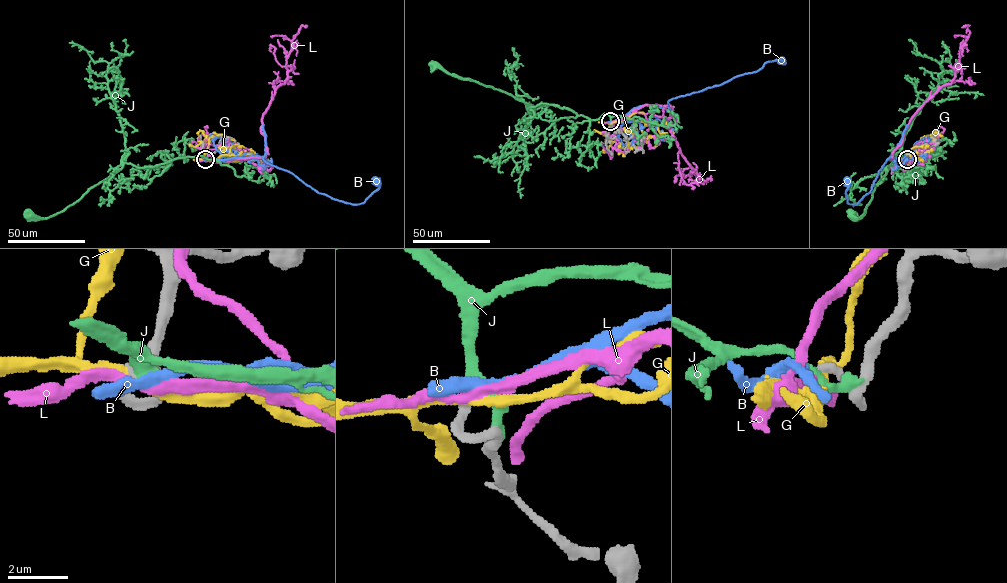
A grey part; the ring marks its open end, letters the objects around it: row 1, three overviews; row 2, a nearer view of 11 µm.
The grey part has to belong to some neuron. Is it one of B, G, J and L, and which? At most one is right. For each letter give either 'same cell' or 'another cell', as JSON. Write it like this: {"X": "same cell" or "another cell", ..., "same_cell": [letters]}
{"B": "another cell", "G": "another cell", "J": "another cell", "L": "another cell", "same_cell": []}

